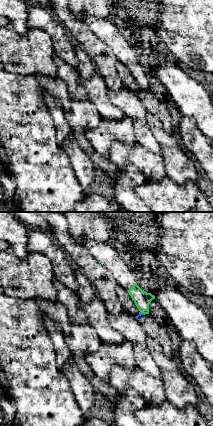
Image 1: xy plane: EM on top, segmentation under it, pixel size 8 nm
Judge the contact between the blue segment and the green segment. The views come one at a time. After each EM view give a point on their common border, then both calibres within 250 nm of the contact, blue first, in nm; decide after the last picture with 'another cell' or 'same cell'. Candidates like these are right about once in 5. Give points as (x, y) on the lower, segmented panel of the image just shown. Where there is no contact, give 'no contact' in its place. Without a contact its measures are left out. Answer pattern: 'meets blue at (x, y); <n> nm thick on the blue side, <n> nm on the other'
meets blue at (142, 313); 20 nm thick on the blue side, 140 nm on the other

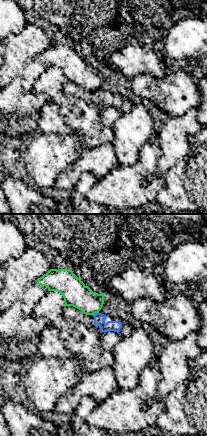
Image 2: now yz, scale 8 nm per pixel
meets blue at (96, 313); 90 nm thick on the blue side, 200 nm on the other

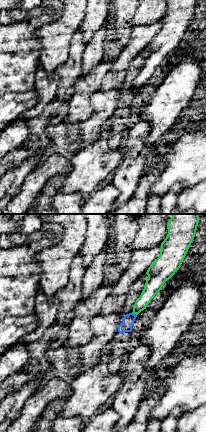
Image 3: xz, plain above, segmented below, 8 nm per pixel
meets blue at (134, 314); 90 nm thick on the blue side, 120 nm on the other

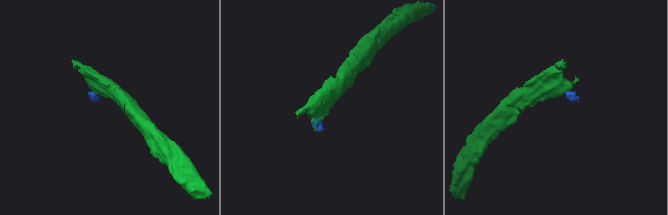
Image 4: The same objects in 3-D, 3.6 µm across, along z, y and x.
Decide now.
another cell

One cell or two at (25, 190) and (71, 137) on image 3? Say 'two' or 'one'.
one

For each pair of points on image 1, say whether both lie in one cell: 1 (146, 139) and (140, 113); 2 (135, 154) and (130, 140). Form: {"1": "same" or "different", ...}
{"1": "same", "2": "different"}

